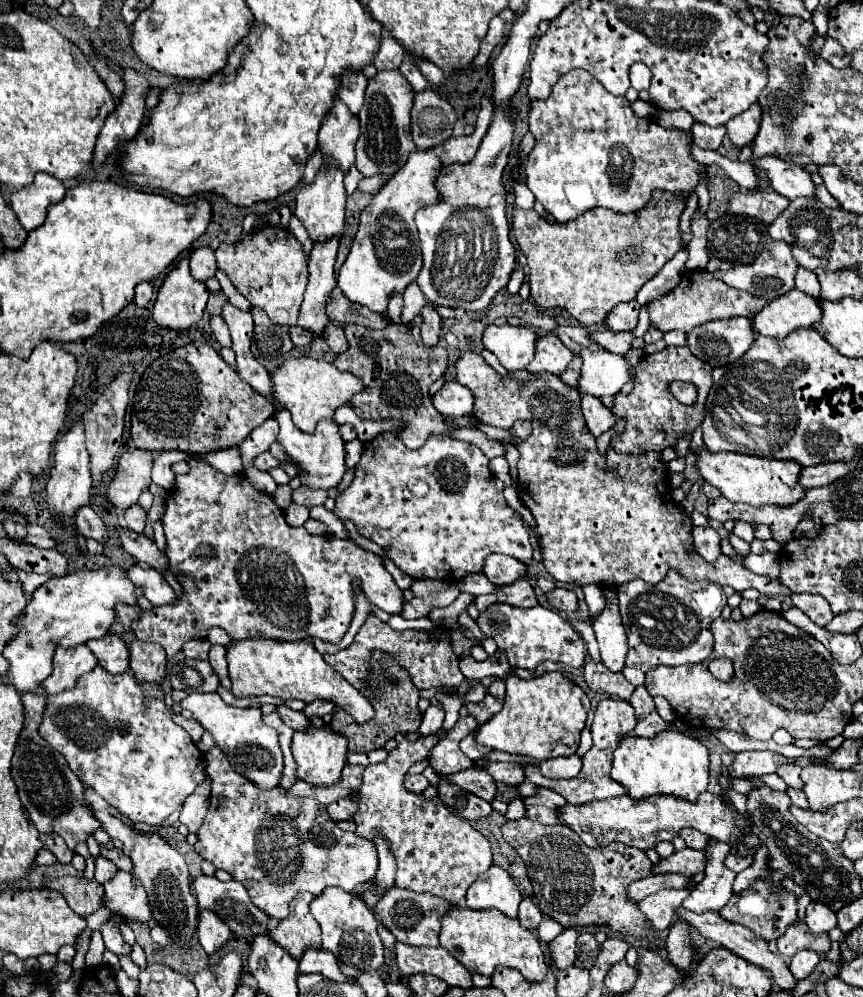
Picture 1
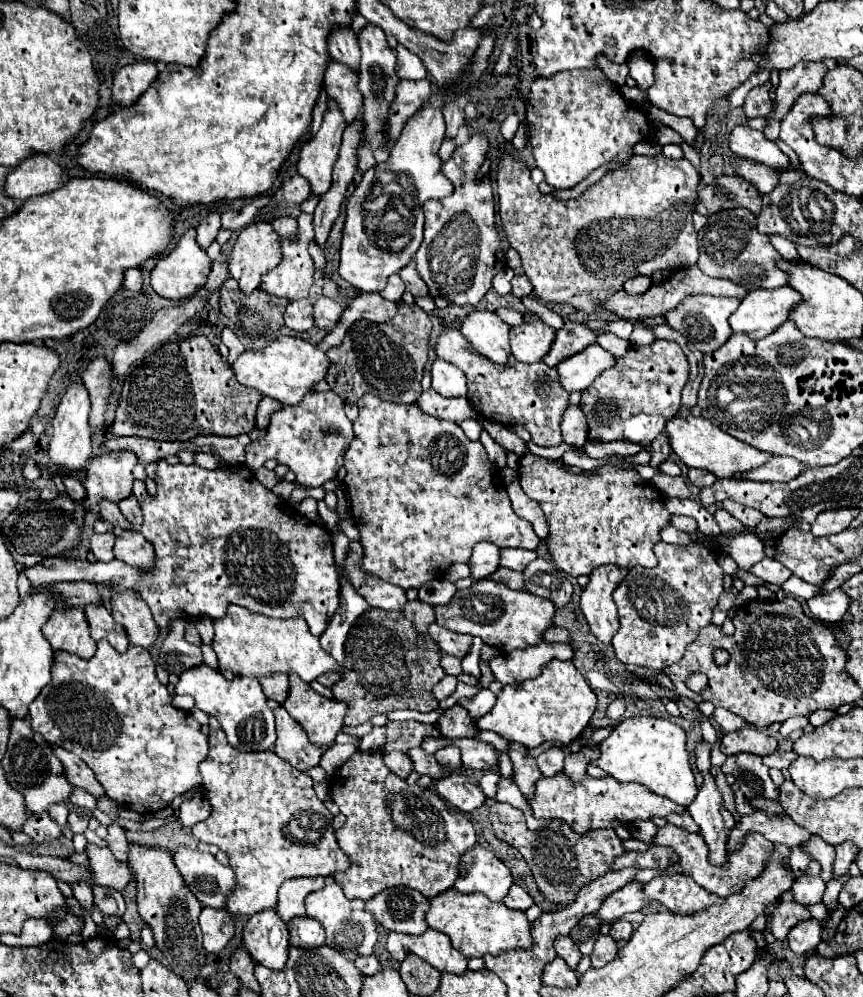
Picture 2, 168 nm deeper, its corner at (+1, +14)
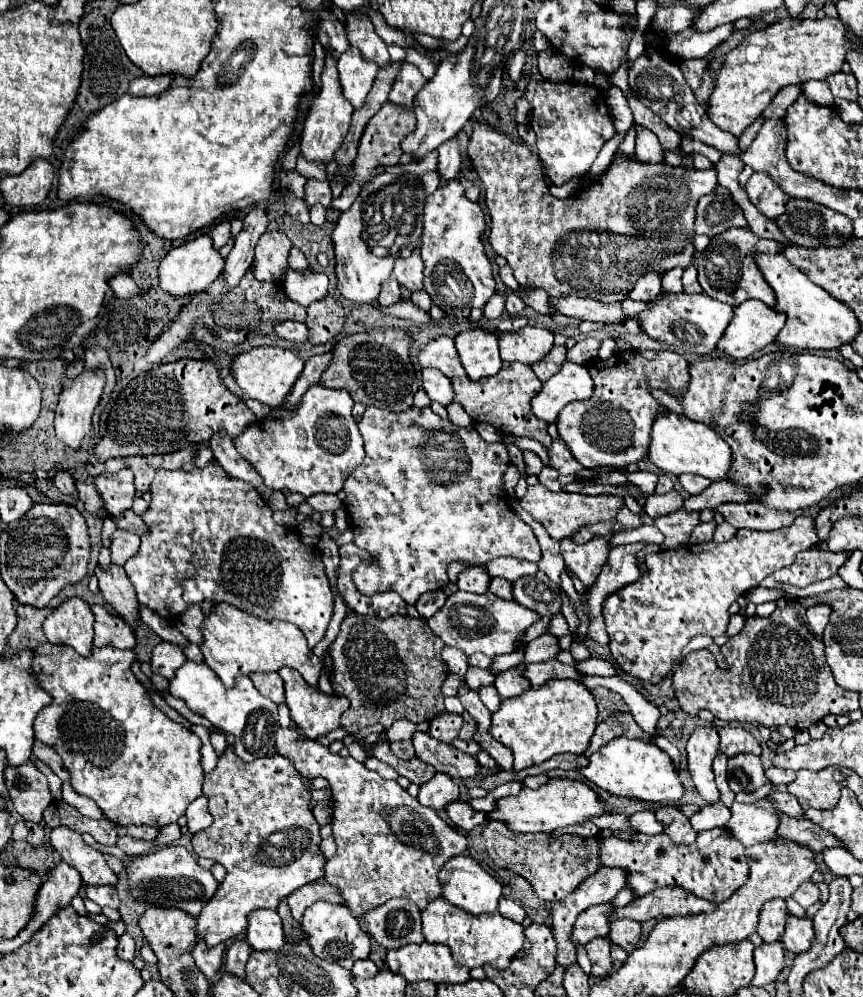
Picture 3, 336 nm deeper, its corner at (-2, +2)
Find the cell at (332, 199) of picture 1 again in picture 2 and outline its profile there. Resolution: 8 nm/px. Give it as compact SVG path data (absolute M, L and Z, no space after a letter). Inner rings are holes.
M328 99L328 109L318 133L300 147L298 173L310 181L312 193L316 195L324 195L328 185L332 185L332 167L338 157L344 127L338 103Z

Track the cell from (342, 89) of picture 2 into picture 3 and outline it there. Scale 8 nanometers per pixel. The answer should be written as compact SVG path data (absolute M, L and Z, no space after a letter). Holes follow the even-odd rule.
M349 47L343 57L337 61L339 71L339 83L343 87L345 99L355 107L361 109L367 93L371 91L371 85L375 81L375 75L379 67L375 63L369 63L361 57L359 49Z

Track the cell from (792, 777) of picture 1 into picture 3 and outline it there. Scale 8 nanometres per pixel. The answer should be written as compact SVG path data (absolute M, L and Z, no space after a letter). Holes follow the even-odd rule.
M769 767L769 769L765 771L765 775L767 775L767 779L769 779L771 783L775 783L775 785L787 785L787 783L791 783L791 781L795 779L795 771L791 771L791 769L781 769L781 767Z

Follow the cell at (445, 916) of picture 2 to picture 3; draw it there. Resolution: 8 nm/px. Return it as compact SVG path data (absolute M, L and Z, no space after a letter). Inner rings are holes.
M437 899L427 905L427 909L421 911L423 919L423 935L427 943L443 943L451 949L453 959L459 965L465 965L469 969L491 965L495 969L507 969L507 965L513 961L513 957L519 951L527 951L531 945L525 937L525 927L521 923L515 923L501 913L483 913L473 915L465 909L459 909L451 905L449 901Z

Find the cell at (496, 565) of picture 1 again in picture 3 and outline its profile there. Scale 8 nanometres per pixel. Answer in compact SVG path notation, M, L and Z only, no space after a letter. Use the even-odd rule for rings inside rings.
M467 567L459 575L457 587L469 593L485 593L489 589L489 583L491 583L491 575L485 567Z

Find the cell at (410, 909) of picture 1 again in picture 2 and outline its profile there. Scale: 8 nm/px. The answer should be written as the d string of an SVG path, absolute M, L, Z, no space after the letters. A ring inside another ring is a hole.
M408 887L386 889L376 897L366 901L366 911L370 911L384 929L408 933L408 935L422 935L428 929L426 911L428 899L422 897L420 891Z

